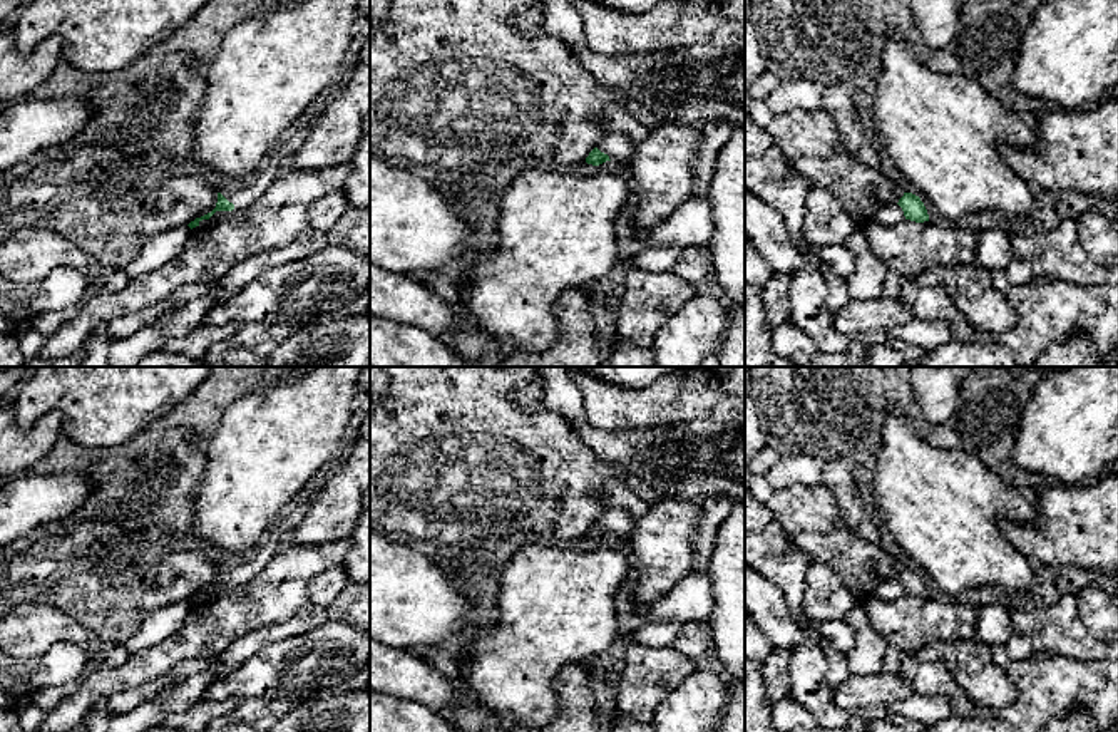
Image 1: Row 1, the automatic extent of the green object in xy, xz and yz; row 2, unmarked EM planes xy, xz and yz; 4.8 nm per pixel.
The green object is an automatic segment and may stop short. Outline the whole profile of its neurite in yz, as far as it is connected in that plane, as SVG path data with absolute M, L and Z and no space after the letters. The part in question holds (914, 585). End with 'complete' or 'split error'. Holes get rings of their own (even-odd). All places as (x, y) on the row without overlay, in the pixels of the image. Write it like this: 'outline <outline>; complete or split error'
outline M894 559L894 571L899 575L899 581L904 586L905 595L924 598L929 596L927 585L919 571L905 568L897 559Z; split error

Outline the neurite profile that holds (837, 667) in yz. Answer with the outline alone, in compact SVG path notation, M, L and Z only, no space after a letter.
M823 640L822 647L827 662L827 683L830 688L837 688L850 675L847 657Z

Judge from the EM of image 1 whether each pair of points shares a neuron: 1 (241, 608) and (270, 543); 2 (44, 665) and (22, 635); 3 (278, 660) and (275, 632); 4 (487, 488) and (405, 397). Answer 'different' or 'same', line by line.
1: different
2: different
3: different
4: same

